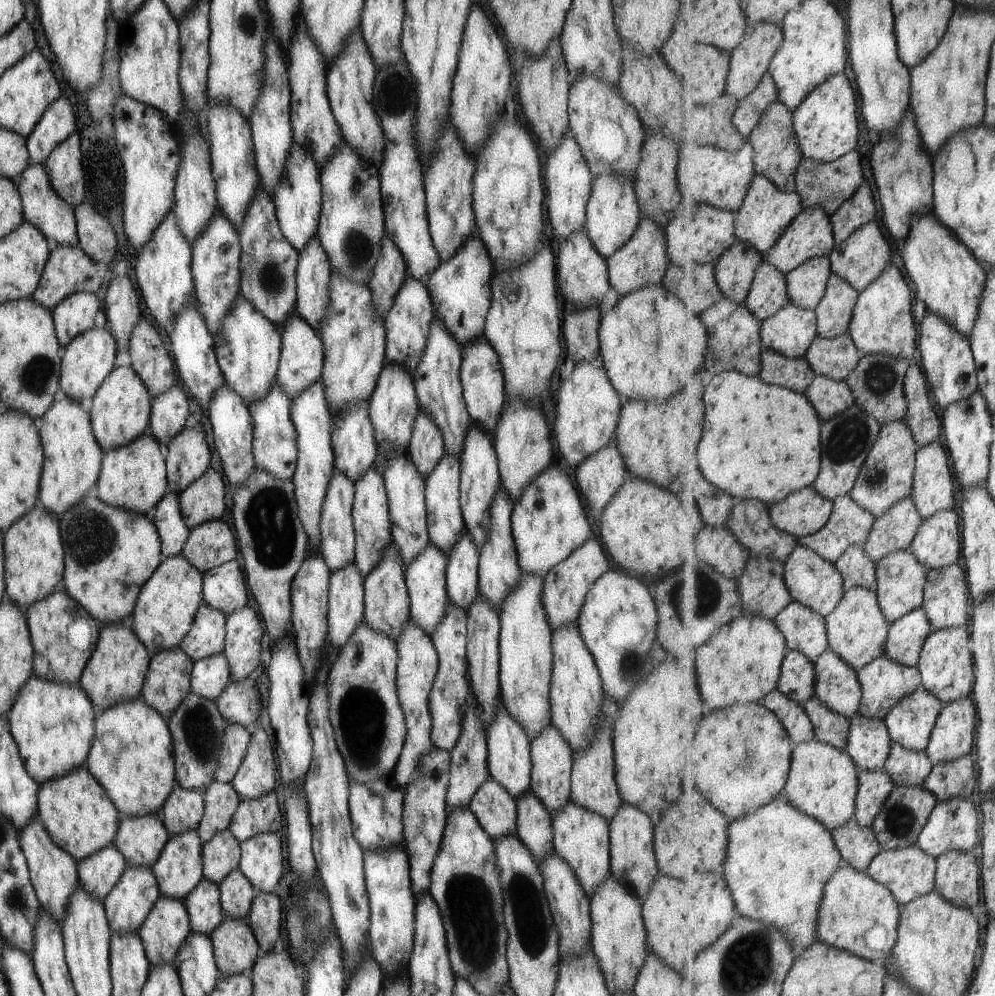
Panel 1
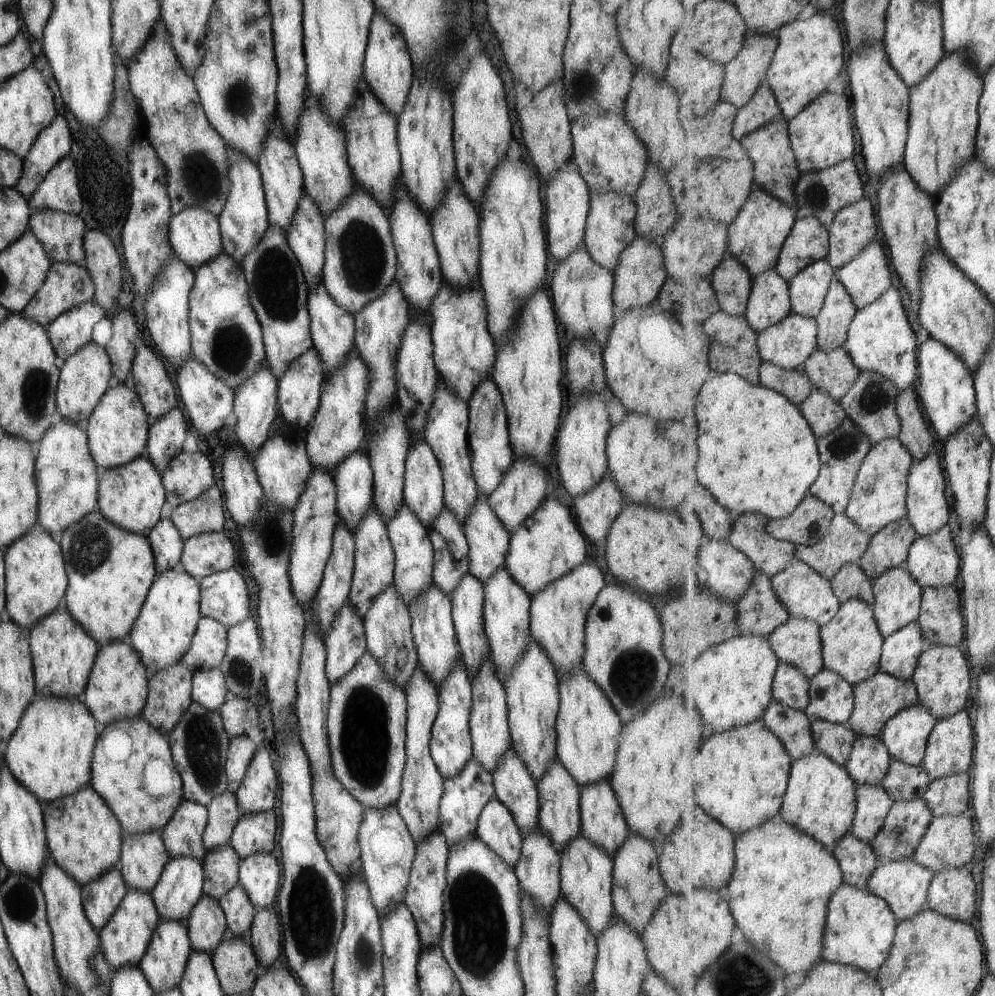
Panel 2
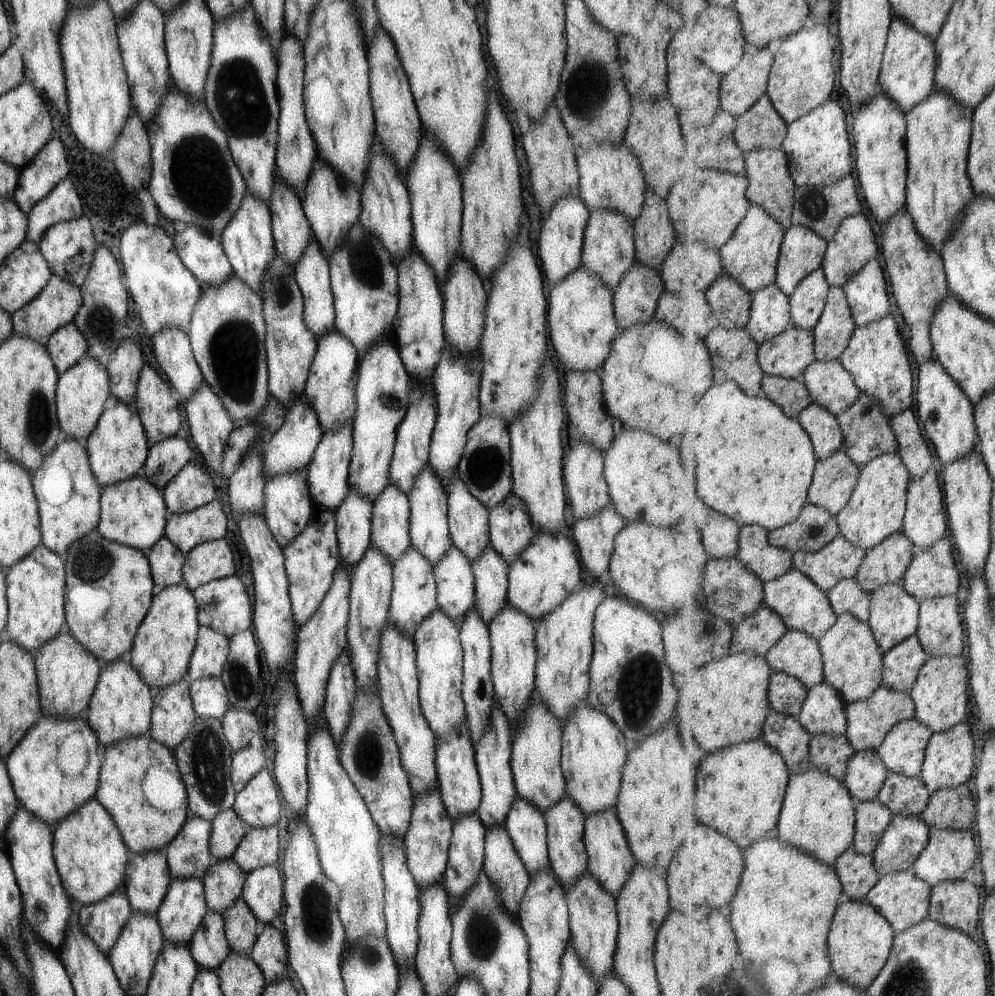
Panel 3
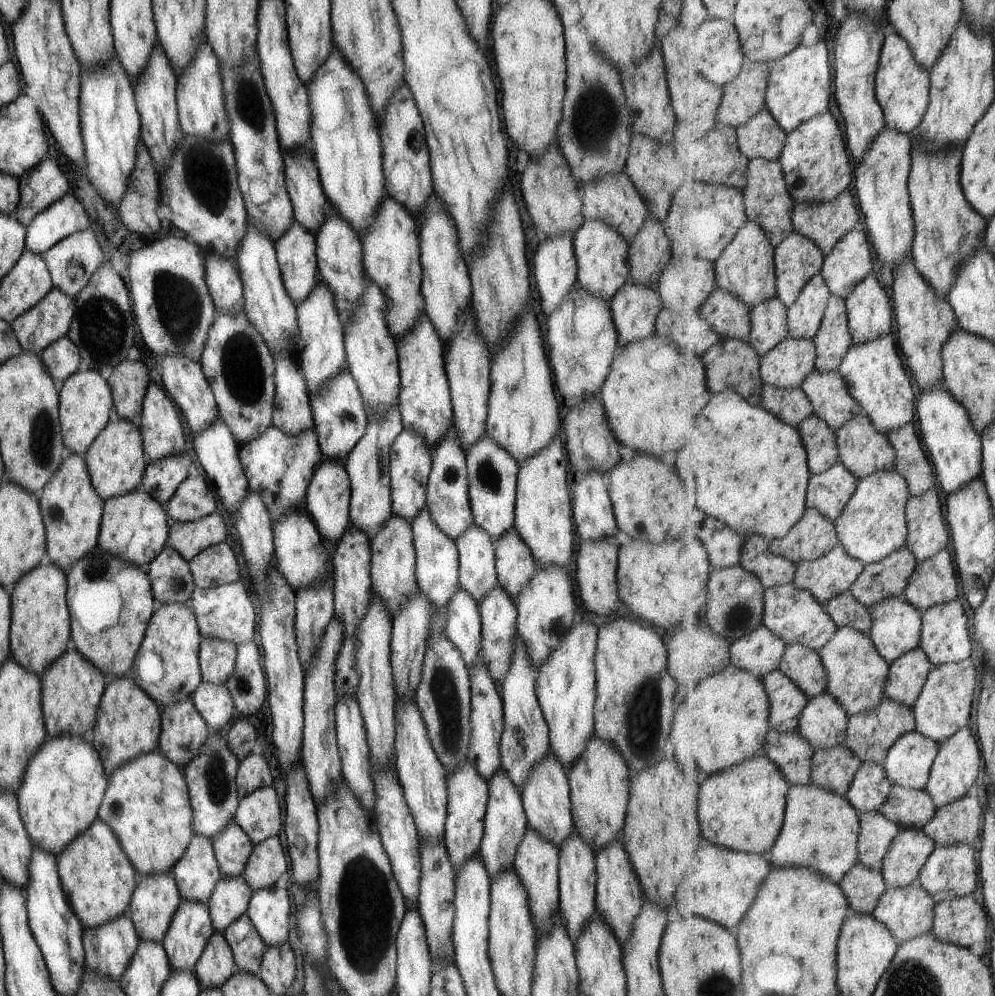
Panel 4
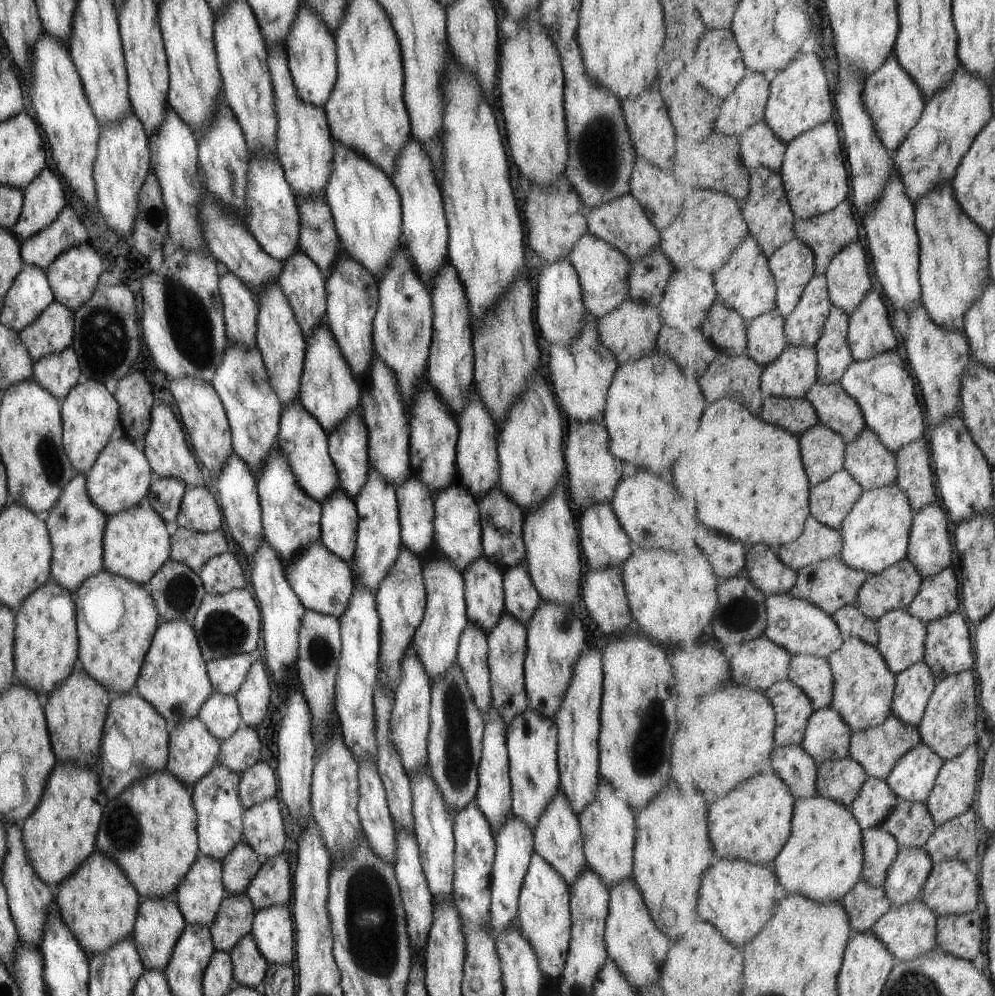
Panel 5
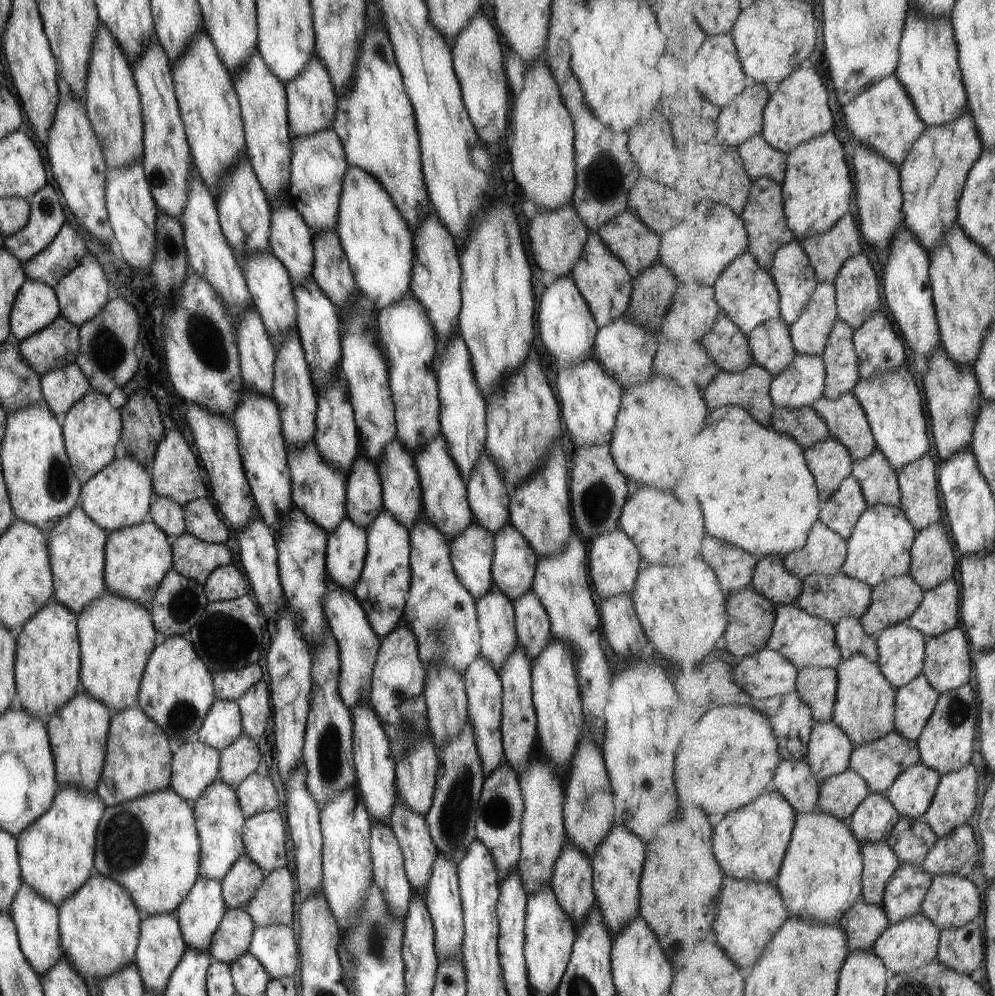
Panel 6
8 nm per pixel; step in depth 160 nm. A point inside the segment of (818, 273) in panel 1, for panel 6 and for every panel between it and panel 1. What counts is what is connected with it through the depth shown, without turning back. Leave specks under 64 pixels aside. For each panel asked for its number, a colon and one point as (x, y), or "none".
2: (808, 290)
3: (808, 303)
4: (805, 317)
5: (804, 328)
6: (810, 334)

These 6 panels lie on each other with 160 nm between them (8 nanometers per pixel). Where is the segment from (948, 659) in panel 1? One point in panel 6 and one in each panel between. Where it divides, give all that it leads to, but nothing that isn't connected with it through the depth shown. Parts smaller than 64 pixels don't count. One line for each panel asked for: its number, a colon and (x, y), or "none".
2: (943, 677)
3: (941, 696)
4: (944, 708)
5: (948, 727)
6: (947, 745)

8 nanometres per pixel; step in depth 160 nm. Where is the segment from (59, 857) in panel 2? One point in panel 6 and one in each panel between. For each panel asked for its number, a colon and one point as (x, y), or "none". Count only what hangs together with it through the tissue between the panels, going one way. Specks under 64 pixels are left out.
3: (90, 856)
4: (97, 879)
5: (98, 904)
6: (98, 925)

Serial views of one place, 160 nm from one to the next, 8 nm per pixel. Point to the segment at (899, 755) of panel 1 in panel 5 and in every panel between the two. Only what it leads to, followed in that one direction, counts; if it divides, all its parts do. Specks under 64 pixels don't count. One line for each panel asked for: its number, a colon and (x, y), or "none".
2: (904, 782)
3: (906, 795)
4: (910, 808)
5: (912, 824)

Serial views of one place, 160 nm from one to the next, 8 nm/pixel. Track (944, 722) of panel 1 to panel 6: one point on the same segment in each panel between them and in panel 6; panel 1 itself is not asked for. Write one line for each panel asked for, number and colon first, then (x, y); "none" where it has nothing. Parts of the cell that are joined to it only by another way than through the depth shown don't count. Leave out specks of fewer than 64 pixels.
2: (949, 752)
3: (950, 757)
4: (955, 771)
5: (954, 794)
6: (954, 804)

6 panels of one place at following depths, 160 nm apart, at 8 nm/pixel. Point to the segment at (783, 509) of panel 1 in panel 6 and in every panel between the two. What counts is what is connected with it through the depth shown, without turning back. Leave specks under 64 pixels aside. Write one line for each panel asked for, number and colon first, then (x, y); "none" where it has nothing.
2: (809, 524)
3: (816, 527)
4: (814, 535)
5: (819, 542)
6: (826, 551)

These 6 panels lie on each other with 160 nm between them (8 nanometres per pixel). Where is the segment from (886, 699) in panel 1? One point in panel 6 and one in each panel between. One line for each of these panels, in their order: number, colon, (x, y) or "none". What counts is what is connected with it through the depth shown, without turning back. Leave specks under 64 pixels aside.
2: (877, 701)
3: (870, 721)
4: (871, 734)
5: (878, 749)
6: (880, 763)

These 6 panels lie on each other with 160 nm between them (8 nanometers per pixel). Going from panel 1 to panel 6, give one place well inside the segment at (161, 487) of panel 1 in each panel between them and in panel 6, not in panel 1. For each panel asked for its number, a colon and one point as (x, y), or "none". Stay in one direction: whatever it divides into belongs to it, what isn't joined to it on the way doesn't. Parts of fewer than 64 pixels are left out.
2: (129, 496)
3: (132, 513)
4: (133, 526)
5: (135, 544)
6: (136, 558)

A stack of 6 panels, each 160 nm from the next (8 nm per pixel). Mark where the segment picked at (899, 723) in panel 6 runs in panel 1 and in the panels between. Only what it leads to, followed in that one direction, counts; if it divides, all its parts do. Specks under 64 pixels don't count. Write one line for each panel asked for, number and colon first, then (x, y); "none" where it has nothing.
1: (908, 635)
2: (901, 652)
3: (902, 664)
4: (908, 676)
5: (914, 689)

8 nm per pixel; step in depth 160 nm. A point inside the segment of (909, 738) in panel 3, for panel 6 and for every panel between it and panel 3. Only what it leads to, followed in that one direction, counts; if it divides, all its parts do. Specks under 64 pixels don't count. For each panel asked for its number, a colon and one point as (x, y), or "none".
4: (909, 762)
5: (914, 778)
6: (913, 792)

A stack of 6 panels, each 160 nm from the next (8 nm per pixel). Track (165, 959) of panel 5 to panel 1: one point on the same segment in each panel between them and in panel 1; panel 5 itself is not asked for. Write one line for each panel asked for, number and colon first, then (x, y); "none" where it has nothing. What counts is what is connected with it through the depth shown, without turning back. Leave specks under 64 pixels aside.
1: (139, 839)
2: (141, 859)
3: (146, 880)
4: (155, 898)

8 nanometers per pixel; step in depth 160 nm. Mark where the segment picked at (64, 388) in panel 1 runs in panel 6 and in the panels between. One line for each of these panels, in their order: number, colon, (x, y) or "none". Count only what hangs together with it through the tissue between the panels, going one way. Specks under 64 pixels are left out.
2: (82, 379)
3: (81, 391)
4: (84, 400)
5: (89, 414)
6: (91, 428)

